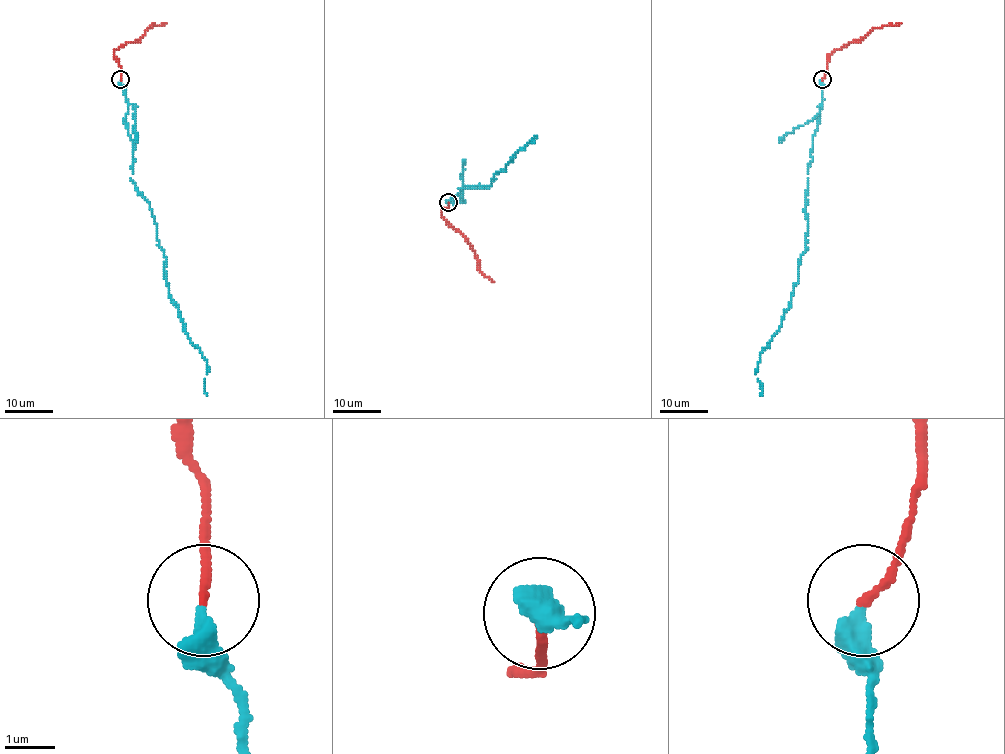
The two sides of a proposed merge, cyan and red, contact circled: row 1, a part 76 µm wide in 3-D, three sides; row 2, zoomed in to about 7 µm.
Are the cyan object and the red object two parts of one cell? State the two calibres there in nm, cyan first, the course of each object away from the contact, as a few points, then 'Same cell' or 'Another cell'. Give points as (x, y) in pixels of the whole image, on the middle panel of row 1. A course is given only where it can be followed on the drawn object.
Thickness 420 nm (cyan) against 160 nm. Course of cyan: (448, 202), (456, 201), (451, 198), (462, 192), (458, 188), (487, 186), (517, 151), (535, 136), (535, 141). Course of red: (448, 202), (448, 208), (442, 208), (441, 215), (464, 238), (476, 257), (479, 269), (493, 281). Same cell

